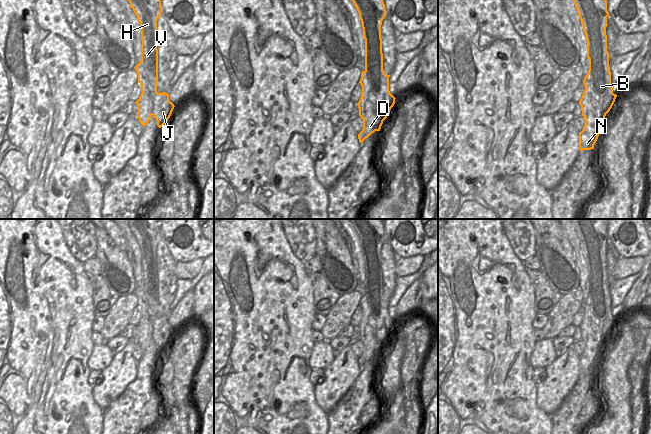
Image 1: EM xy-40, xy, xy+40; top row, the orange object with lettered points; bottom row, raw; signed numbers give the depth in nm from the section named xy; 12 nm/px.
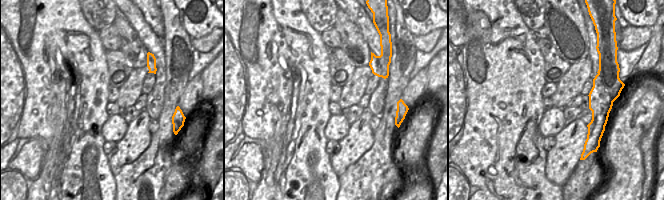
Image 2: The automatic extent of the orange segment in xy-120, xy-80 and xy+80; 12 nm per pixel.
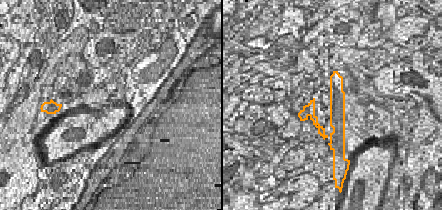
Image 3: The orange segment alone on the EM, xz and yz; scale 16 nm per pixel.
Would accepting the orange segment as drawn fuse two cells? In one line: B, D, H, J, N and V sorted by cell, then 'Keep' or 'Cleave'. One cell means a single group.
Groups: B H J V / D N. Cleave.

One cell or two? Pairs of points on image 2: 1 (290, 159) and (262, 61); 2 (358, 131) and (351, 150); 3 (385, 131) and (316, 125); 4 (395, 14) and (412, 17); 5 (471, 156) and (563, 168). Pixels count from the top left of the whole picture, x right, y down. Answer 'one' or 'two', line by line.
1: one
2: one
3: two
4: two
5: two

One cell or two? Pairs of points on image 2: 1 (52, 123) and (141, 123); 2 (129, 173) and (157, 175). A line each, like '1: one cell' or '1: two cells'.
1: two cells
2: one cell

